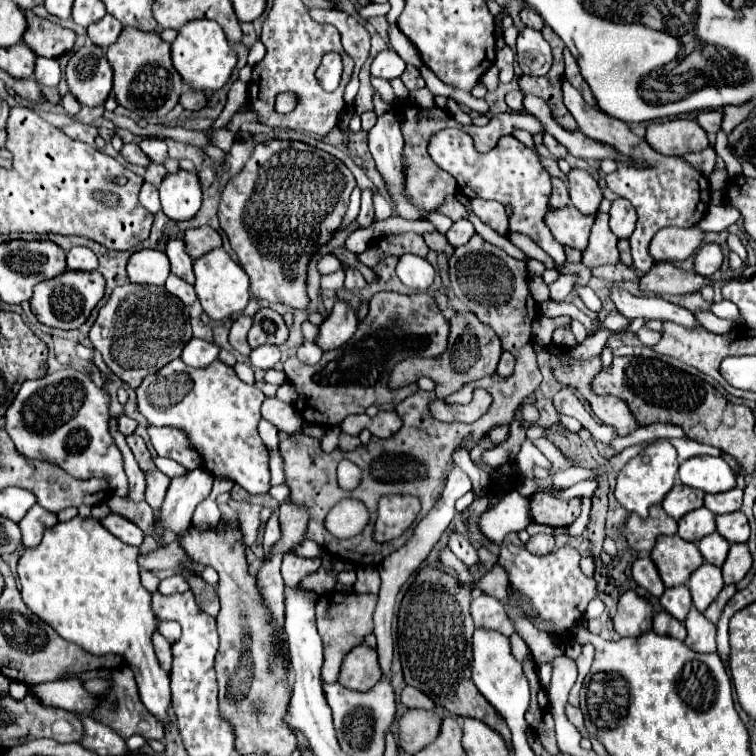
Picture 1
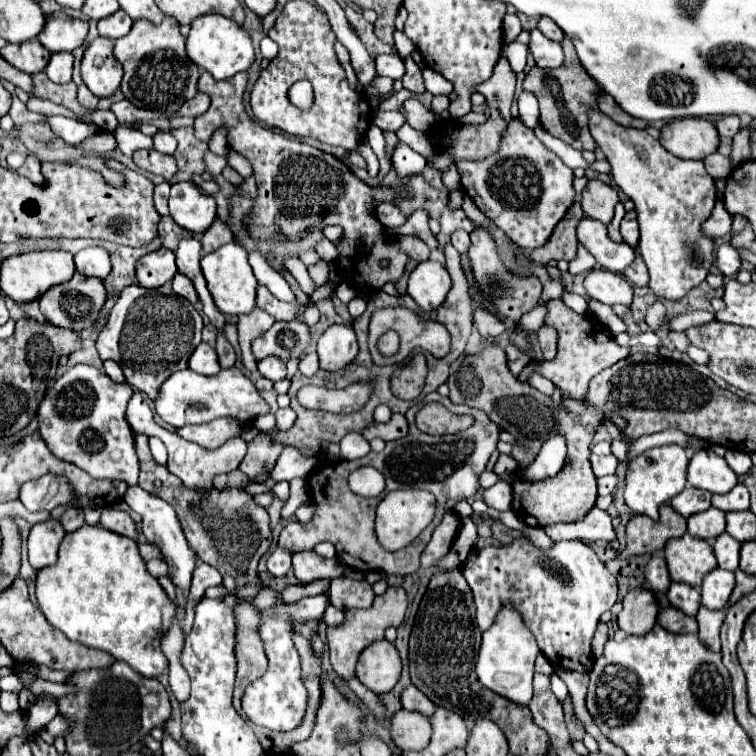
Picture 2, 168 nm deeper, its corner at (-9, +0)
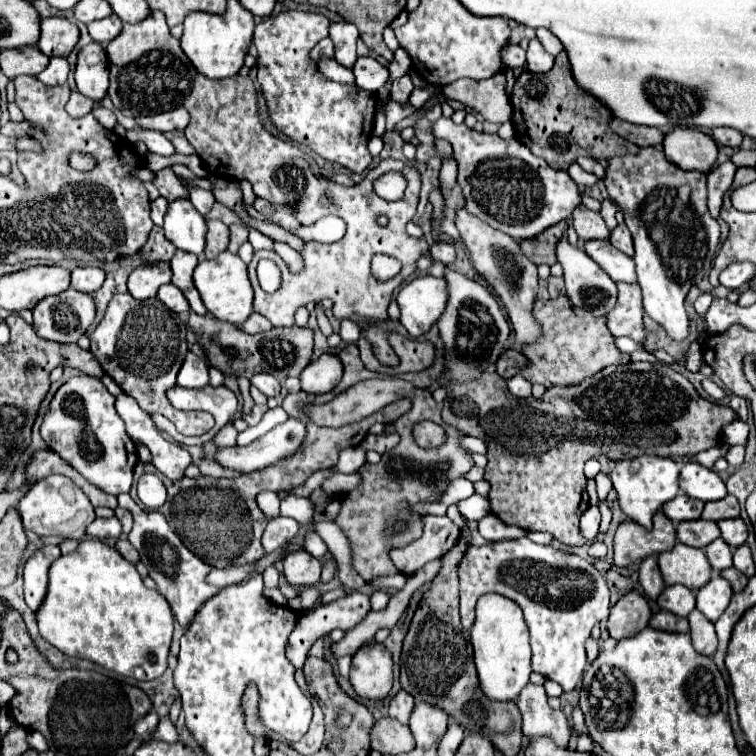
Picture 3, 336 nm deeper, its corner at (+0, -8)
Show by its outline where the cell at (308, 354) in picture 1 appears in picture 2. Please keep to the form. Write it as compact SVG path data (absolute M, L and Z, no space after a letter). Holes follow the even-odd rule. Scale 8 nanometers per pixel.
M309 352L301 358L299 362L299 370L305 374L305 376L313 376L317 370L319 370L319 358L317 358L317 352Z

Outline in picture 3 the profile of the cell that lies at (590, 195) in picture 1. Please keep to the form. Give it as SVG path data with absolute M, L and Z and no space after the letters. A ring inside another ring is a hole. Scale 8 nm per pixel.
M578 206L572 216L574 216L574 228L578 232L580 242L610 238L610 230L606 228L600 212L592 212L586 206Z

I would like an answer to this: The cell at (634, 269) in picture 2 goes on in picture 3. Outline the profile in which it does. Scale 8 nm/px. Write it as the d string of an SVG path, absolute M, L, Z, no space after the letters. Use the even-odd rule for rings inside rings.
M618 284L618 300L608 314L608 326L614 336L628 336L634 342L646 342L648 332L644 328L642 292L638 284Z

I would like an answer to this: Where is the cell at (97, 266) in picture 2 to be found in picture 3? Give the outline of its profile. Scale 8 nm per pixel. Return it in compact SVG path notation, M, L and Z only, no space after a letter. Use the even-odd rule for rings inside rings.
M84 266L84 268L74 268L72 270L72 286L80 292L92 294L96 292L104 282L104 274L100 268L92 268L92 266Z

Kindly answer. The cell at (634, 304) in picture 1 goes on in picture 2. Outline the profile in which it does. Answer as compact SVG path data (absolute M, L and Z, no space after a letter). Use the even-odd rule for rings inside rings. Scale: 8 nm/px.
M593 268L587 274L585 290L587 290L589 298L595 298L595 300L609 304L609 306L623 304L629 308L633 302L631 284L623 276L603 270L603 268Z

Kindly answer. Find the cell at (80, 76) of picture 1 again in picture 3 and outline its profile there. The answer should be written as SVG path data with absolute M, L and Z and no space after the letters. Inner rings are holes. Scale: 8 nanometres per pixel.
M90 42L78 52L76 86L84 96L96 102L106 96L108 92L108 56L102 44Z

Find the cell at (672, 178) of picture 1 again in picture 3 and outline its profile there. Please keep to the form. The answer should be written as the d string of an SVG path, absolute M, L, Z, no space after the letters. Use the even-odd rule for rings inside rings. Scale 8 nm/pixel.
M642 148L638 156L626 154L610 158L608 164L604 182L610 200L614 200L624 212L626 226L632 230L636 248L634 262L644 296L644 310L672 340L684 342L690 326L684 298L688 290L710 272L720 244L720 224L708 210L706 174L680 170L666 160L662 150L656 148ZM680 186L690 188L690 208L670 206L670 200L674 200Z

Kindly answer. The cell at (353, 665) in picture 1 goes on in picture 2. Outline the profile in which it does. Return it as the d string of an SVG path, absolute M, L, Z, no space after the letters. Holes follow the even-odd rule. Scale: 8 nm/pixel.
M373 642L357 660L357 678L375 694L391 692L401 676L401 658L397 648L387 642Z

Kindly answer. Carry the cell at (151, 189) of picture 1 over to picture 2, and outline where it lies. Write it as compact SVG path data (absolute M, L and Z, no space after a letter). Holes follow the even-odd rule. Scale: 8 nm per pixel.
M161 182L155 186L155 208L161 216L169 214L169 206L167 206L167 198L169 198L169 184Z

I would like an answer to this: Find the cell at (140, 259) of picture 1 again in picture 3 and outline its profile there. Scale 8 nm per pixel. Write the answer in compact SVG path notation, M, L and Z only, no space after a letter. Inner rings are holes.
M164 262L138 266L128 278L128 292L136 300L148 300L148 298L154 298L158 288L162 284L168 284L170 280L172 280L172 272L170 272L170 266Z

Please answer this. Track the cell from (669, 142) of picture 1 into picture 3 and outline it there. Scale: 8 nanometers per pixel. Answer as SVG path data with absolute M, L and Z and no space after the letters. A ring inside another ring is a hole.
M674 128L664 138L664 154L682 170L710 172L718 158L718 146L696 128Z

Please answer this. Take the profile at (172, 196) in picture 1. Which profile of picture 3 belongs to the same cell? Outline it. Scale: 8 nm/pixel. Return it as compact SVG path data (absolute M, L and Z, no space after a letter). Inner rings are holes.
M174 200L164 216L166 238L184 252L204 256L206 246L206 222L190 200Z

